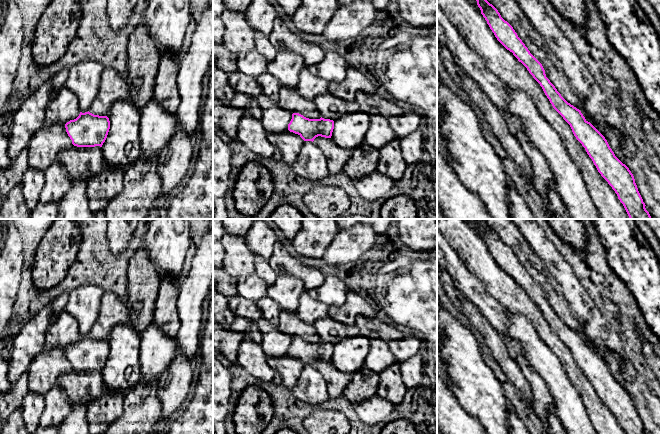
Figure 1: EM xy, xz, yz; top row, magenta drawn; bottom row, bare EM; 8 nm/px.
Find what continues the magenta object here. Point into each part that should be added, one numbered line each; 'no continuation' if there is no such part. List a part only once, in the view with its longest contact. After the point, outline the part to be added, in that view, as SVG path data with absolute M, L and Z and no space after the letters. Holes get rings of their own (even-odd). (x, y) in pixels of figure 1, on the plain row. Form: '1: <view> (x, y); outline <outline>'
no continuation

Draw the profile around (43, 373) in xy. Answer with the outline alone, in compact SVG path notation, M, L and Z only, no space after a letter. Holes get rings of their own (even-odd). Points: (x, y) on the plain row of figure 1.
M44 347L28 368L28 391L45 395L61 375L72 369L65 349L56 347L47 350Z

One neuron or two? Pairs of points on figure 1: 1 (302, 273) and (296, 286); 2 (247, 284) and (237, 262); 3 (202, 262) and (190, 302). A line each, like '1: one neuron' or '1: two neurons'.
1: two neurons
2: two neurons
3: one neuron

